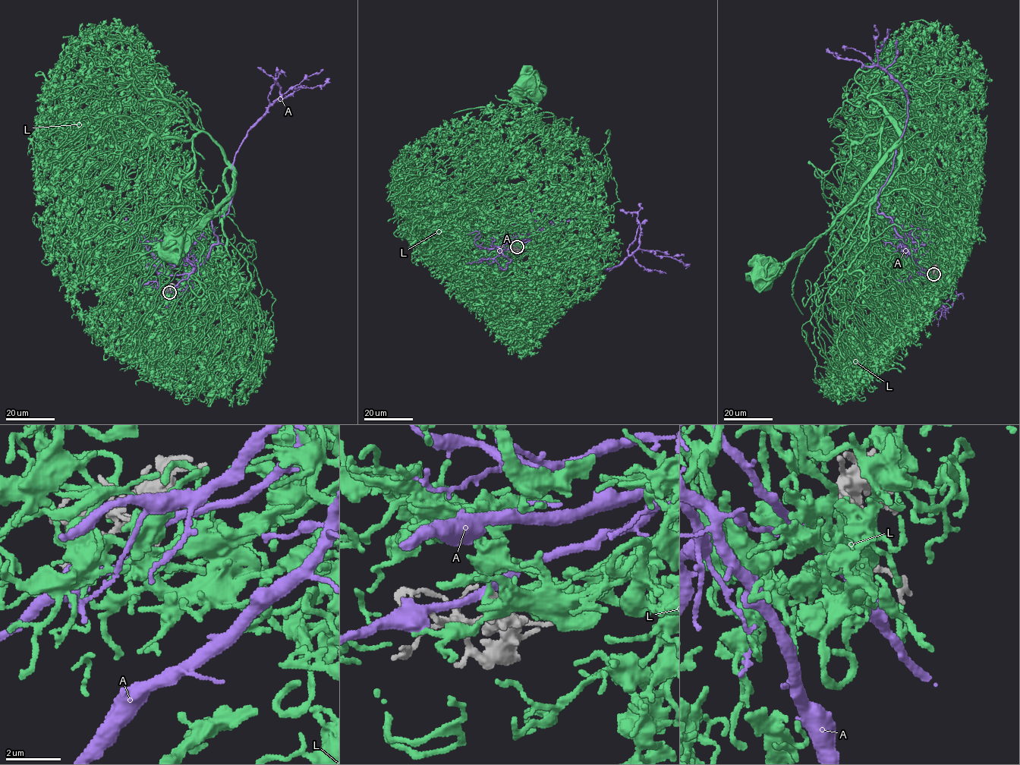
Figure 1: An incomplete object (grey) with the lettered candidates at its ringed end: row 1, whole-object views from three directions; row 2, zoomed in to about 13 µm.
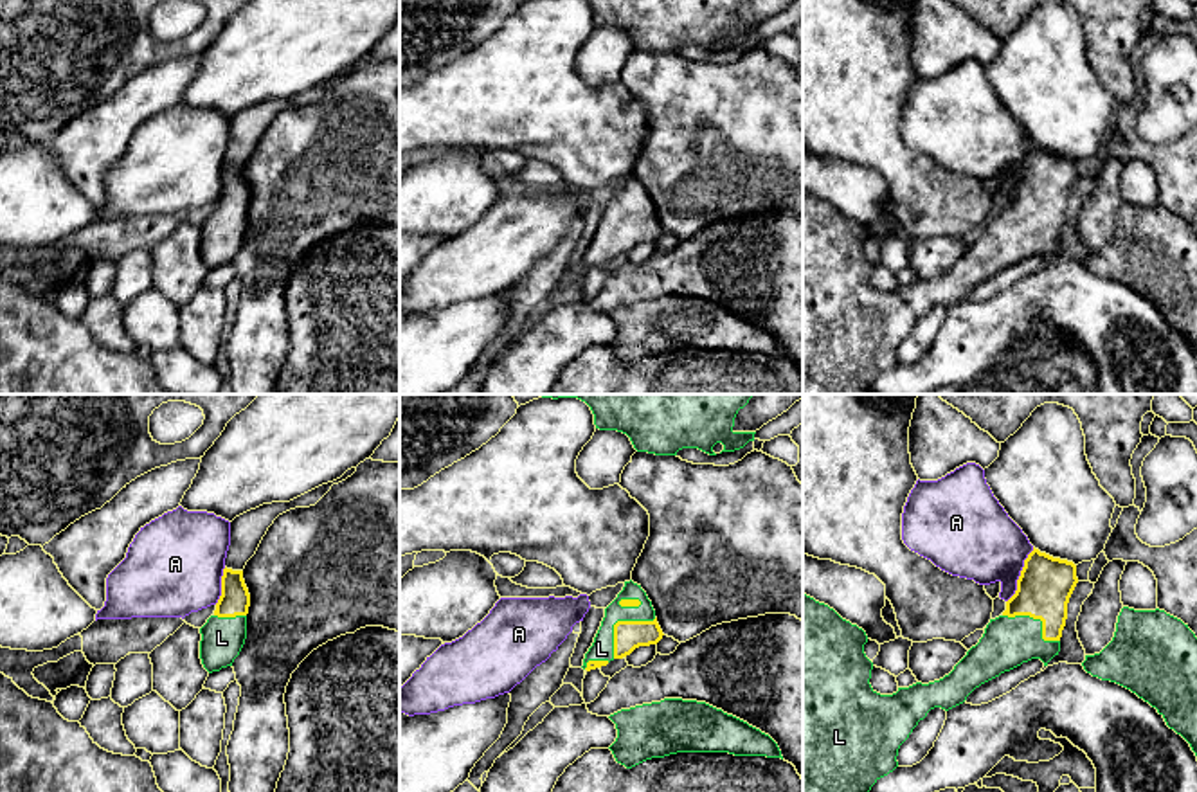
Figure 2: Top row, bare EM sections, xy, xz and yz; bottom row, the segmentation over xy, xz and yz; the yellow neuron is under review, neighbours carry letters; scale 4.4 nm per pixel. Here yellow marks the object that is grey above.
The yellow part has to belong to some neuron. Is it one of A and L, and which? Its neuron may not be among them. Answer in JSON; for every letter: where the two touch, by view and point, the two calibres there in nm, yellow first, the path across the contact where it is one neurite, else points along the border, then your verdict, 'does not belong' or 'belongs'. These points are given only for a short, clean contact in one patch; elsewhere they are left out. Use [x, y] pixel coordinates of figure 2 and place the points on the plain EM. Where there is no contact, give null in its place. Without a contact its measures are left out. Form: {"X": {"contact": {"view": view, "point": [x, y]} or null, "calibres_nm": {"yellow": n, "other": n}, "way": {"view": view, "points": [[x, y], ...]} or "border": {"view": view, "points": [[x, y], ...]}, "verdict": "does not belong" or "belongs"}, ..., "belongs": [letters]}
{"A": {"contact": {"view": "yz", "point": [1021, 171]}, "calibres_nm": {"yellow": 240, "other": 360}, "border": {"view": "yz", "points": [[1034, 144], [1025, 157], [1017, 186], [1007, 198]]}, "verdict": "does not belong"}, "L": {"contact": {"view": "xz", "point": [618, 218]}, "calibres_nm": {"yellow": 130, "other": 100}, "verdict": "belongs"}, "belongs": ["L"]}

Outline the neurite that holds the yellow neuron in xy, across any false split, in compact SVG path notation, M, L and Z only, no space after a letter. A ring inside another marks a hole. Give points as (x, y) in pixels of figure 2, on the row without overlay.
M223 166L221 193L214 211L200 225L200 256L212 270L232 263L247 236L247 211L250 191L243 176L243 167Z

